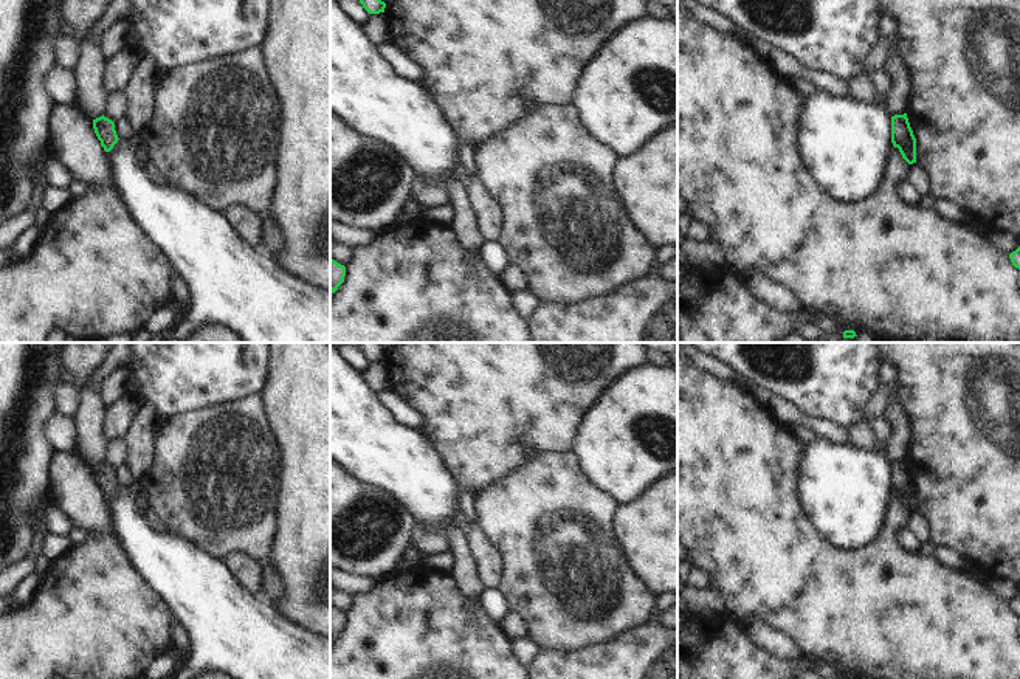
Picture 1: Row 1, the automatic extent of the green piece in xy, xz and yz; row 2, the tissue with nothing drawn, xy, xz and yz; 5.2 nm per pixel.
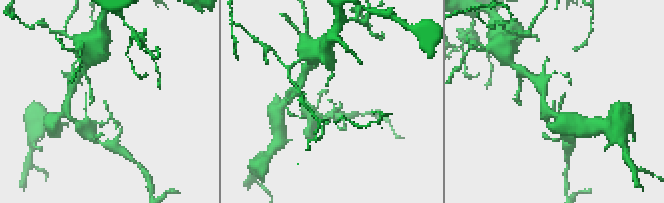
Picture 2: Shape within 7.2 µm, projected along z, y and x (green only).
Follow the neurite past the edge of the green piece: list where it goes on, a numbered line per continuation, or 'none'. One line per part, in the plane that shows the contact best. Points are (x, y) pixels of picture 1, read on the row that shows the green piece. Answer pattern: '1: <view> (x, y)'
none

